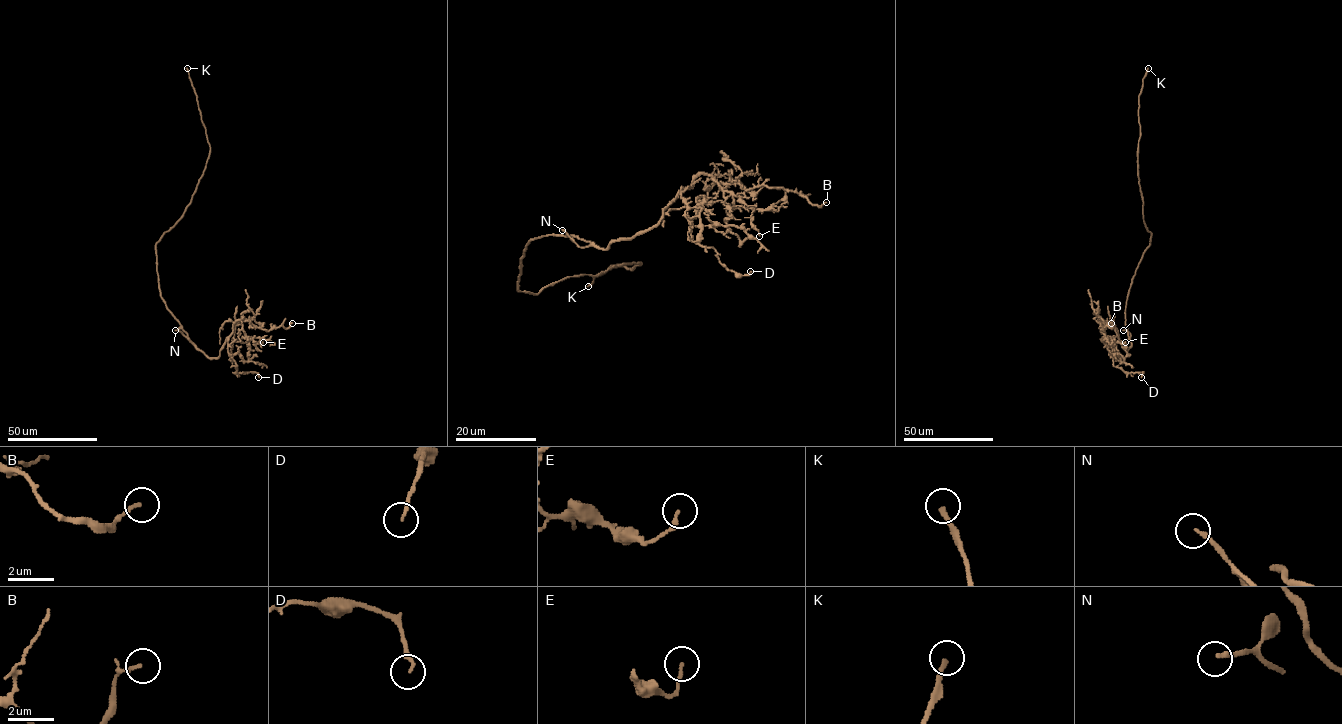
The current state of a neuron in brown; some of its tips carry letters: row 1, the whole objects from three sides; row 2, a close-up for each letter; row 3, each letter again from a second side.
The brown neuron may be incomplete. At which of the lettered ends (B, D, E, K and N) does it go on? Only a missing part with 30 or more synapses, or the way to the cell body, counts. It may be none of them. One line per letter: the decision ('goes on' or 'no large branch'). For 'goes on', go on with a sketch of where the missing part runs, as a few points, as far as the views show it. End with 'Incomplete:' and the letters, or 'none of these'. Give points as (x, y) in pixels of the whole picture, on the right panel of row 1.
B: no large branch
D: no large branch
E: no large branch
K: goes on | (1148, 68), (1143, 54), (1134, 45)
N: goes on | (1123, 330), (1111, 333), (1104, 330)
Incomplete: K, N

